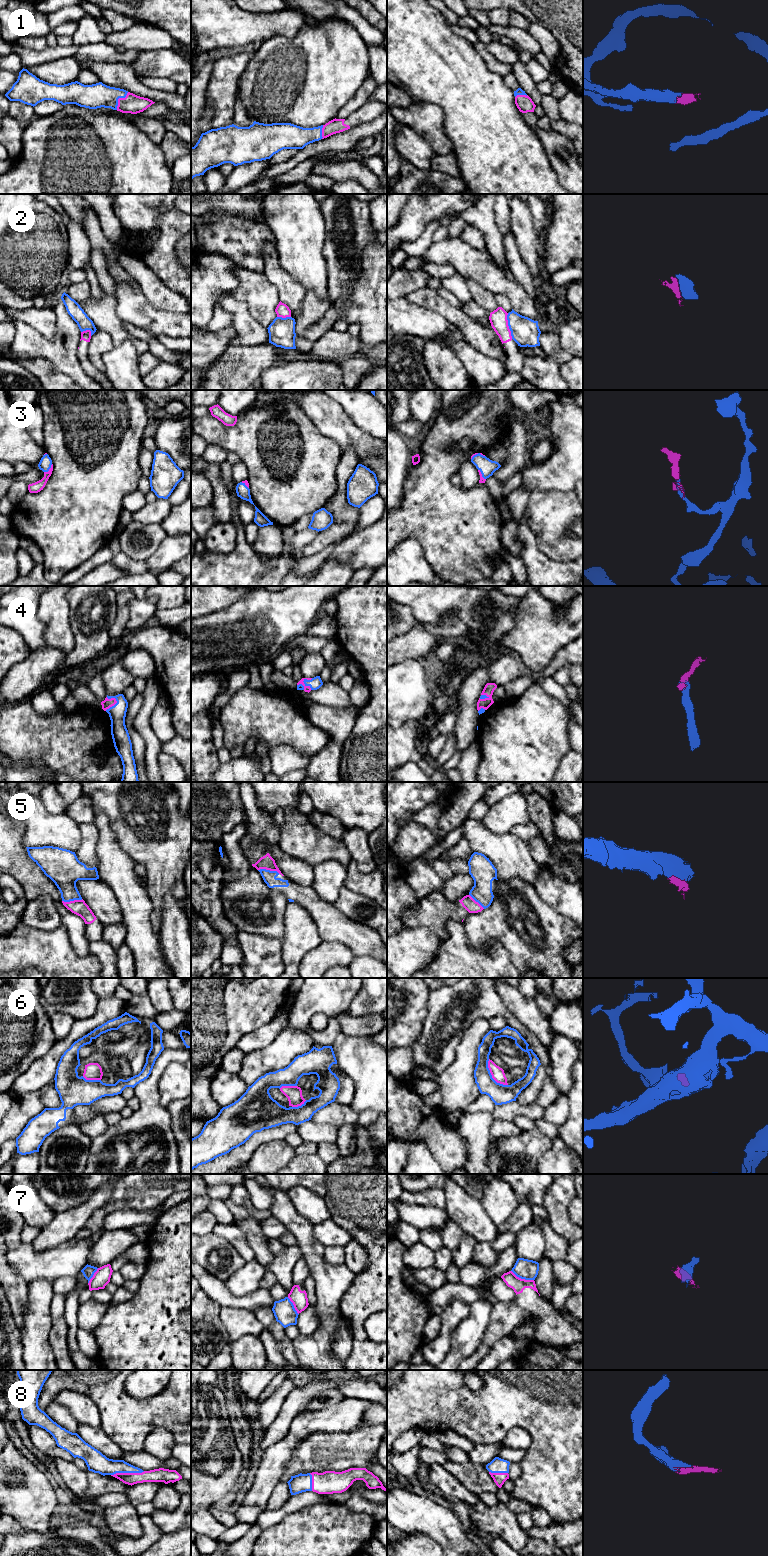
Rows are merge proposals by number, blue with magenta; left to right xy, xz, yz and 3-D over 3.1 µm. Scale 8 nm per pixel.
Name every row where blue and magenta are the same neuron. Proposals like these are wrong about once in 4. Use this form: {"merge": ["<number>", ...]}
{"merge": ["1", "3", "4", "5", "6", "8"]}

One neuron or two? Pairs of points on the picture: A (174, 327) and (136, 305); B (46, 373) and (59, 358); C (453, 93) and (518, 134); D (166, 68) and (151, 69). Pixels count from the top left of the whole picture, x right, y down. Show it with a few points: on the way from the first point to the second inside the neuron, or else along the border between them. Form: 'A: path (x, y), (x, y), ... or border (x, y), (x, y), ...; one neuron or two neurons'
A: path (165, 322), (158, 322), (145, 314); one neuron
B: border (30, 357), (43, 358), (55, 370), (72, 378); two neurons
C: path (469, 102), (502, 134); one neuron
D: path (162, 68), (155, 68); one neuron

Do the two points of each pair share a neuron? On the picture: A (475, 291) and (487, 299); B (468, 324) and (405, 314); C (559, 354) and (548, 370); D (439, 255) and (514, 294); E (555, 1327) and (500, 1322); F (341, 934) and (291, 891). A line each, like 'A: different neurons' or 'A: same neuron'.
A: same neuron
B: different neurons
C: different neurons
D: same neuron
E: same neuron
F: same neuron

